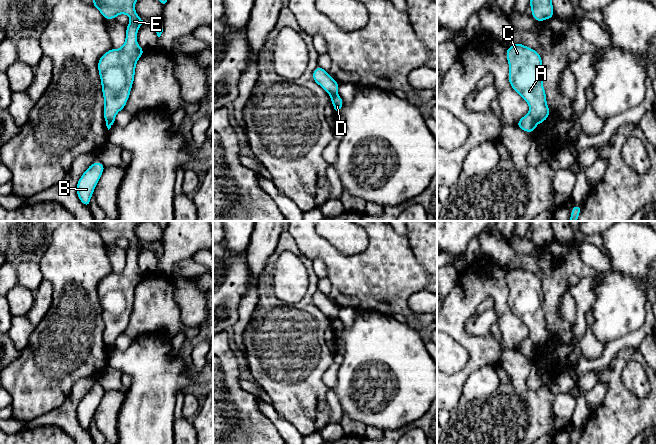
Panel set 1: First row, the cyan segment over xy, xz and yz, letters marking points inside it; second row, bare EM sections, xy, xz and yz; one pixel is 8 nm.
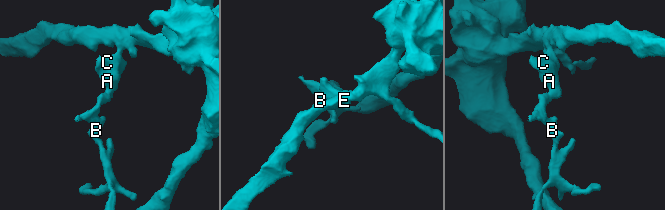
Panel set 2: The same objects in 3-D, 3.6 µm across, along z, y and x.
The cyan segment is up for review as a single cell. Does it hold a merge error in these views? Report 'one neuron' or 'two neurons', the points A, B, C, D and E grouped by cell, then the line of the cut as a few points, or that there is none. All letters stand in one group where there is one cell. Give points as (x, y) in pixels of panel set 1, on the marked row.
two neurons; groups A C D E / B; cut yz (529, 113), (536, 124)

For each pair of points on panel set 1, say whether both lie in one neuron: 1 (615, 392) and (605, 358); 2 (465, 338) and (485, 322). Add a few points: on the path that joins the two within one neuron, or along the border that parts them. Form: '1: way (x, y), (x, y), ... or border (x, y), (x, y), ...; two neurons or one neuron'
1: border (622, 348), (602, 370); two neurons
2: border (466, 320), (465, 327), (468, 333), (491, 336); two neurons

